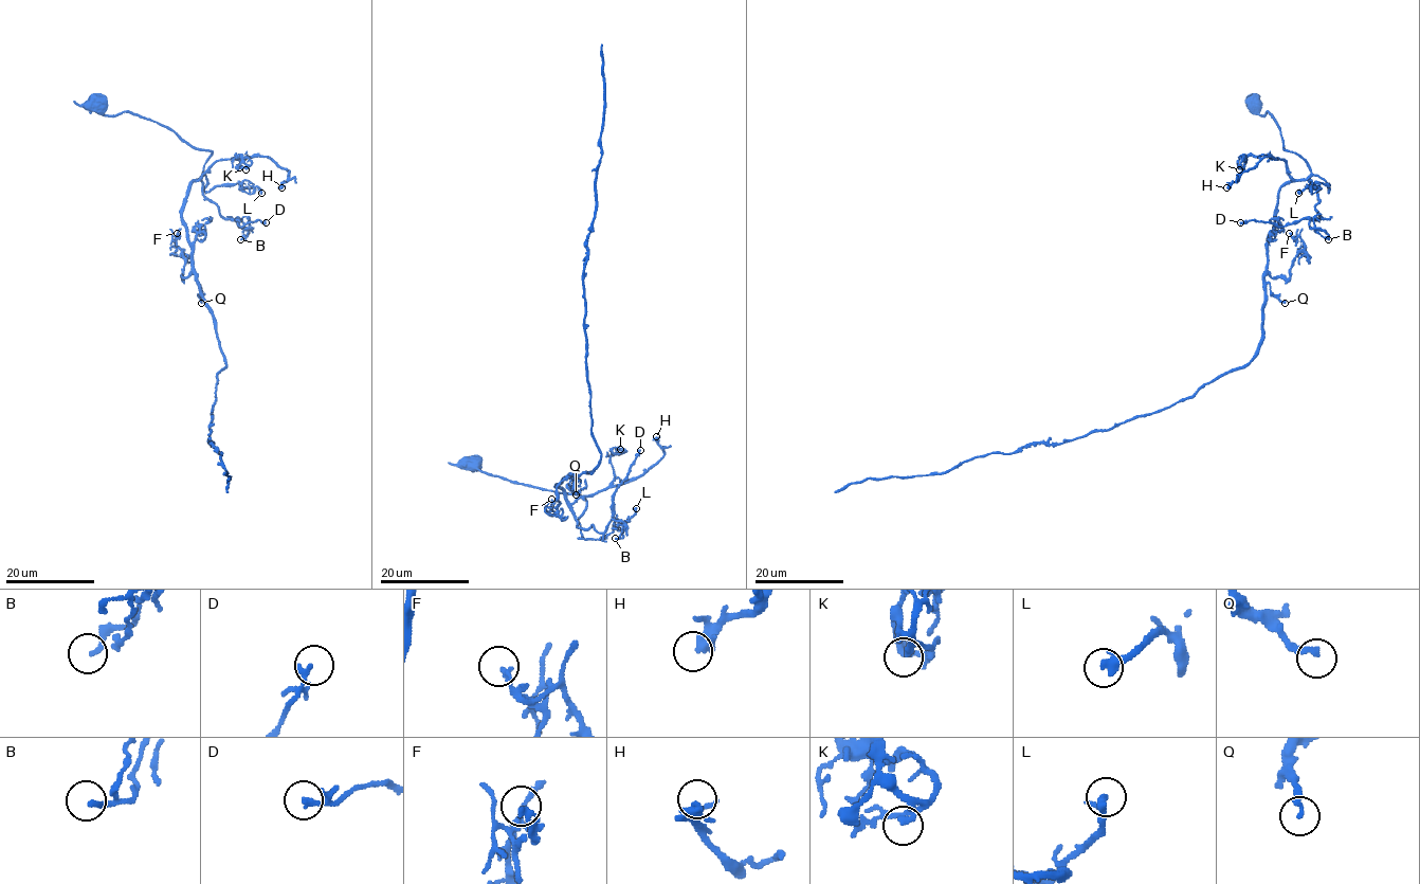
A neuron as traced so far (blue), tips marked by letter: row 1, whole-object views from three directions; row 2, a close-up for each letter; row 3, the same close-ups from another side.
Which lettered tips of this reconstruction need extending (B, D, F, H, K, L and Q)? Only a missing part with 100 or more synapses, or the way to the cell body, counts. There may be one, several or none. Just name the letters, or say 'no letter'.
no letter

